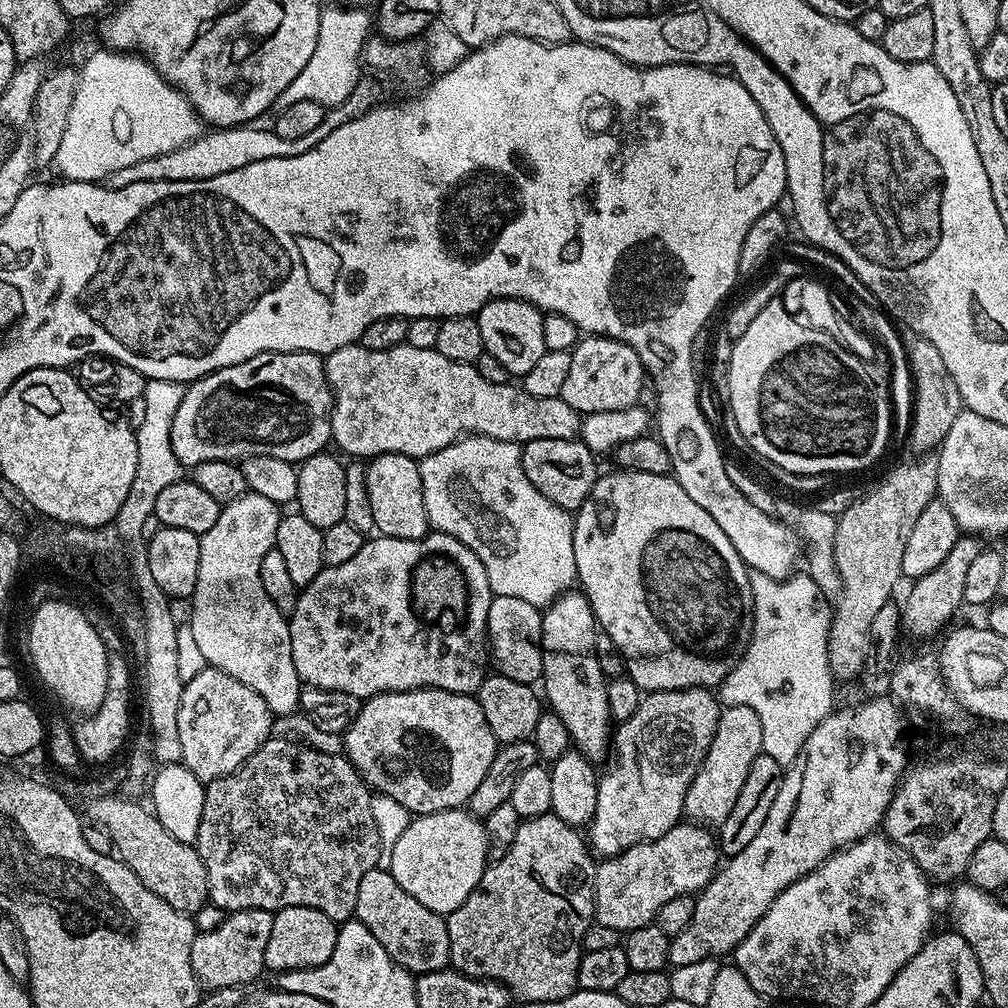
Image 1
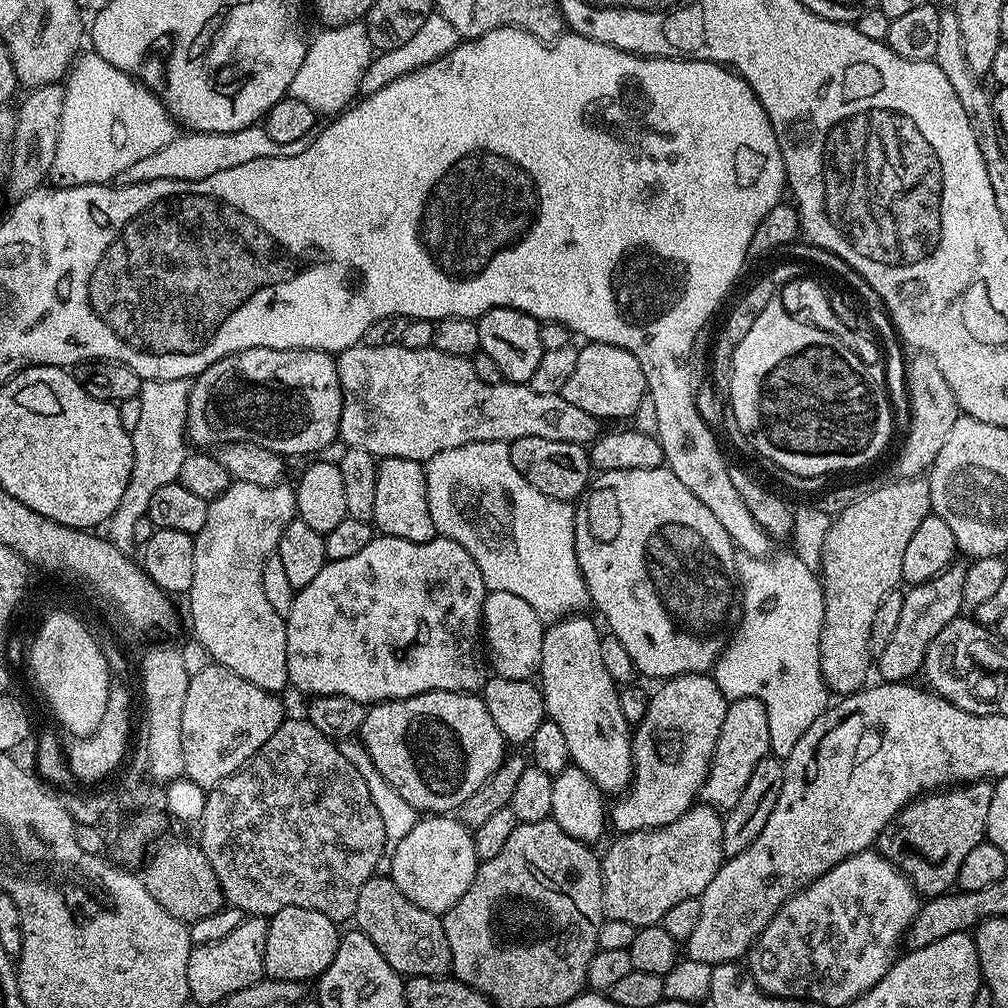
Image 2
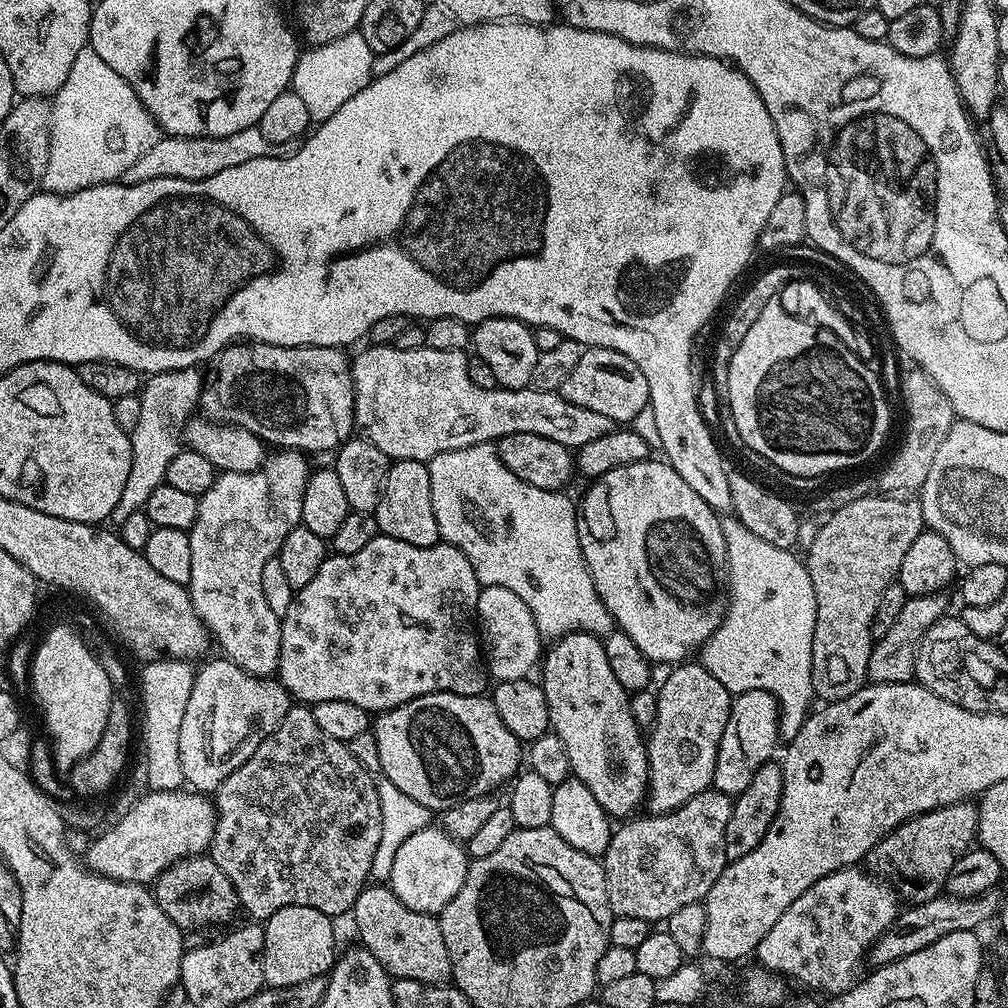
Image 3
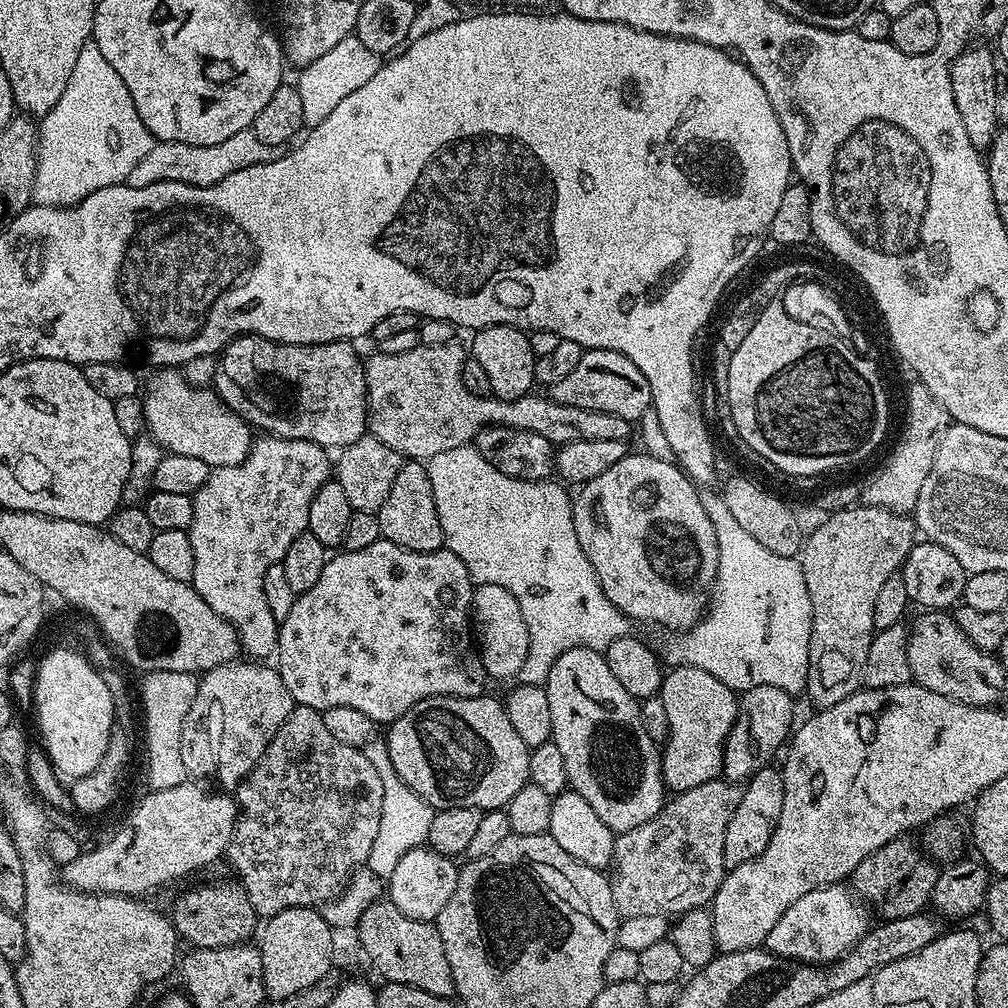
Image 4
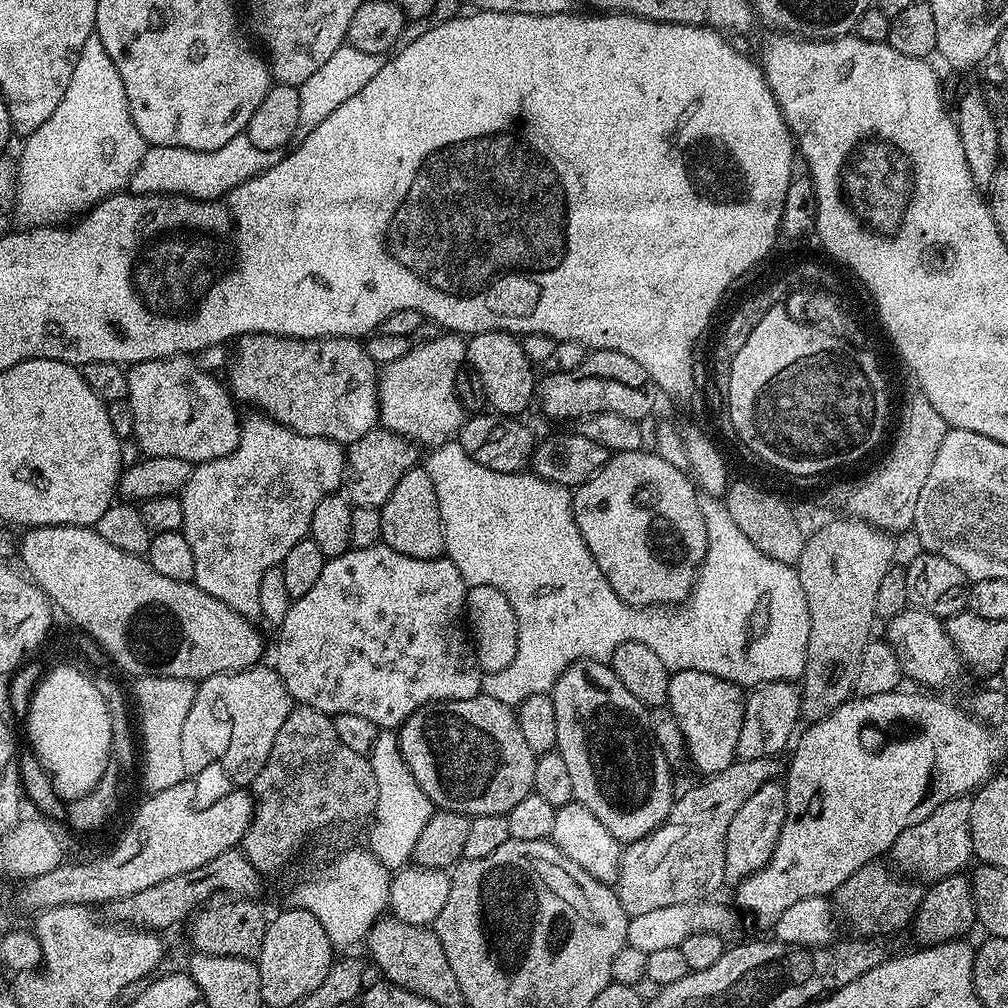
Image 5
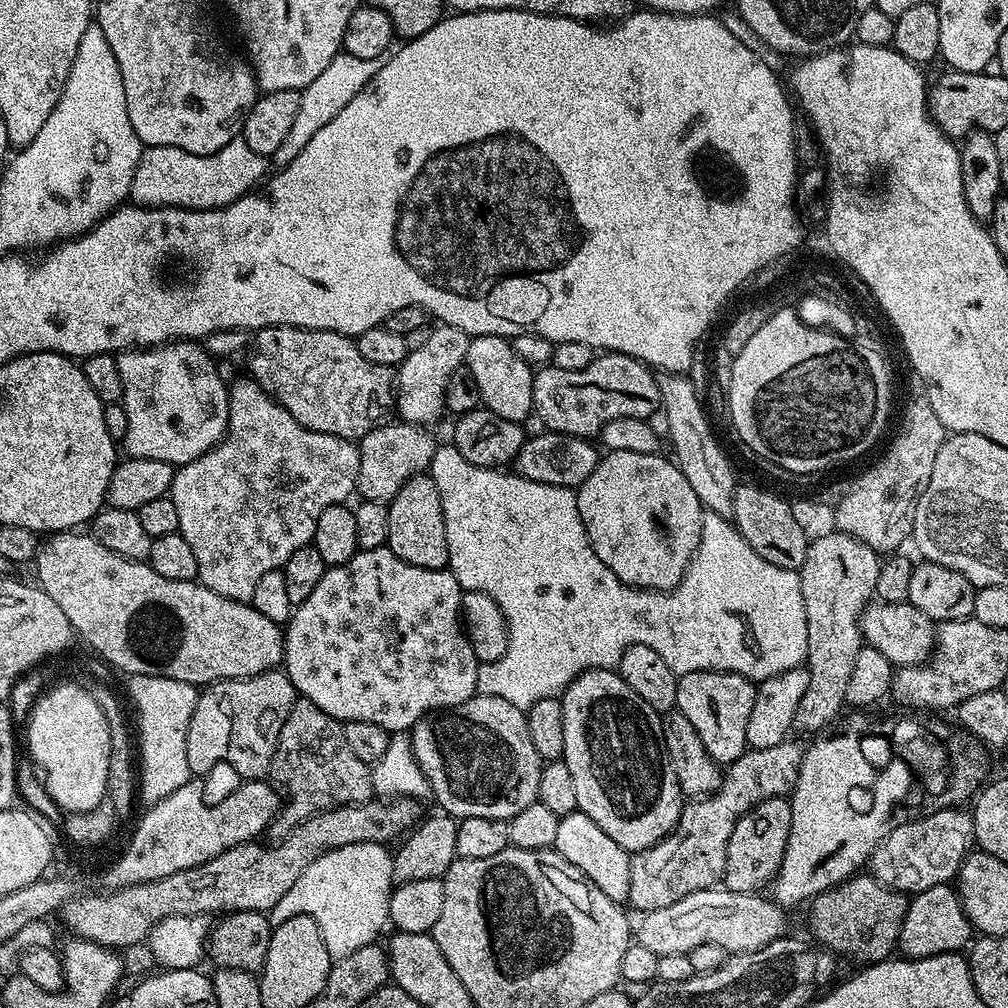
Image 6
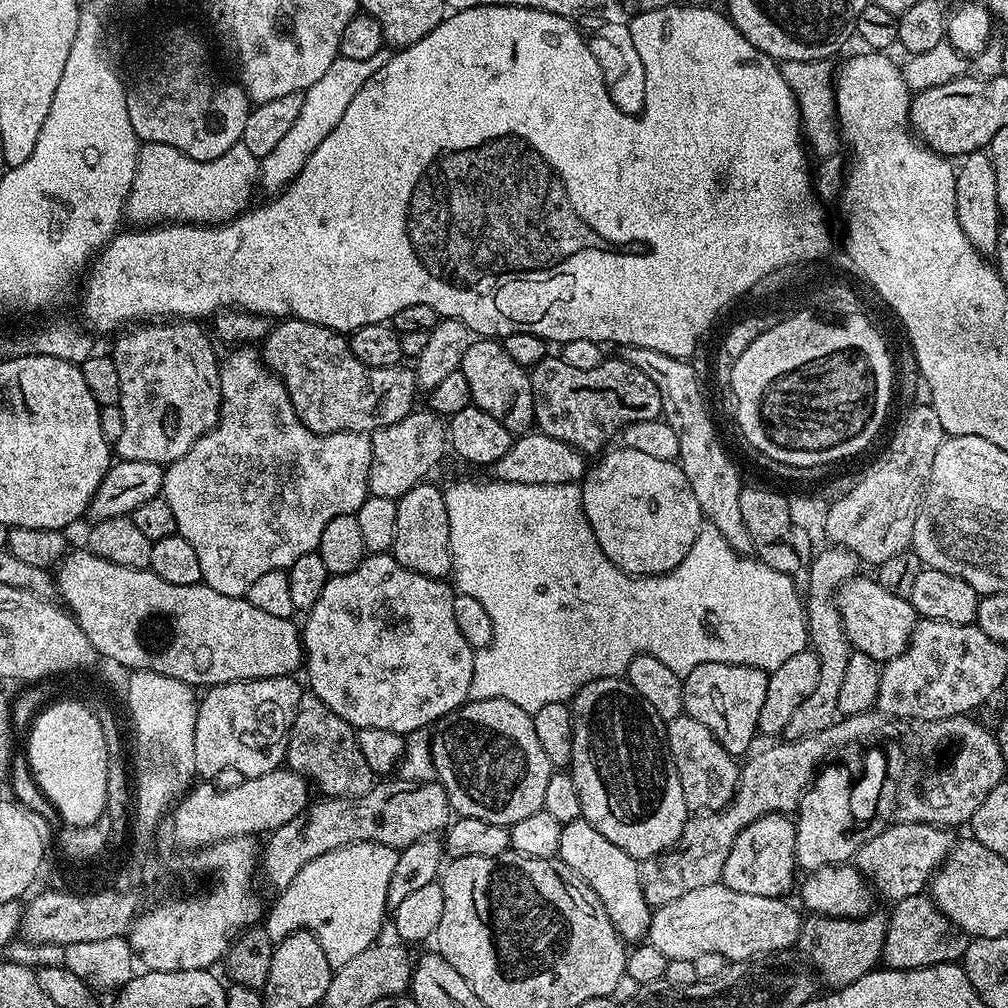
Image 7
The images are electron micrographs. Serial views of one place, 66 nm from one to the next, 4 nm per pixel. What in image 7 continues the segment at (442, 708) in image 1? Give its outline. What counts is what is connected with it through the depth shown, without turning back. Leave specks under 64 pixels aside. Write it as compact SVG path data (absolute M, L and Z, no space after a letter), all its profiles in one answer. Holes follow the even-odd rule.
M502 698L469 699L461 708L436 721L430 743L436 780L446 790L448 807L456 816L473 816L482 818L482 822L511 826L543 809L546 782L550 782L554 769L534 735L532 713L522 710L522 706L514 706L514 702Z

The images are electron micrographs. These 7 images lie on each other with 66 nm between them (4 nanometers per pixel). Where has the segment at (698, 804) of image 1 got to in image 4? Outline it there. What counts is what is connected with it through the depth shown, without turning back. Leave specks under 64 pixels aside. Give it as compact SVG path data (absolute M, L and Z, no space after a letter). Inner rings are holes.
M754 686L743 693L738 700L736 721L724 743L723 779L733 782L746 782L758 770L769 767L776 751L789 743L794 732L792 724L793 693L778 686Z

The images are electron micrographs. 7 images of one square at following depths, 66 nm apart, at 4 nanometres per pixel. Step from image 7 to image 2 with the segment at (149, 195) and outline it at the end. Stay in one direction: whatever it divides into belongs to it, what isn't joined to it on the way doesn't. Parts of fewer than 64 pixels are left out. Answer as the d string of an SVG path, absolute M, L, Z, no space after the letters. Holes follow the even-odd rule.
M262 126L243 128L237 132L185 131L183 134L177 134L170 142L166 142L166 146L162 146L162 150L154 150L154 154L149 154L146 158L141 158L139 162L133 162L127 170L122 170L122 174L116 176L115 183L121 185L154 182L155 180L201 180L202 178L210 178L210 174L231 170L233 166L243 166L246 162L254 162L254 158L302 154L302 150L306 150L306 146L310 146L311 141L312 136L307 136L306 138L297 138L294 142L274 142Z

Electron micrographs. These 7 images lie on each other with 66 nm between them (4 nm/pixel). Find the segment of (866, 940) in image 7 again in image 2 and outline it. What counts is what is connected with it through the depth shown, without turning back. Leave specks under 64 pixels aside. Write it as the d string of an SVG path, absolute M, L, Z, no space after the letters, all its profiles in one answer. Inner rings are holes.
M964 782L909 800L880 831L875 851L904 873L917 893L928 898L942 896L955 885L962 858L966 858L974 846L985 843L986 814L990 811L991 797L991 783Z

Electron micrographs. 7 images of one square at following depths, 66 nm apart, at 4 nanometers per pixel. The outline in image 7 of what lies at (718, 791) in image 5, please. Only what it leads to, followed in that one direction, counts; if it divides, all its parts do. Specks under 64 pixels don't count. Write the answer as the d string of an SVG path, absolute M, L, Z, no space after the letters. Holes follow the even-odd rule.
M745 759L740 770L740 783L727 808L693 815L684 824L680 840L673 848L640 864L640 885L646 902L653 909L661 908L682 898L682 894L690 894L690 890L721 883L722 866L726 866L726 854L730 854L734 838L759 816L780 814L780 806L793 804L799 808L803 797L804 794L796 796L796 782L768 782L768 760Z

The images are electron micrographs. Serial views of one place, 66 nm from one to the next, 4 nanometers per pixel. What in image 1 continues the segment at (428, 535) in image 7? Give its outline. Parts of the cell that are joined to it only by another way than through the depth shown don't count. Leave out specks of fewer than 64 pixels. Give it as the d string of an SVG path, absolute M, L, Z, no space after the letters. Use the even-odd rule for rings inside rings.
M383 452L366 464L366 494L370 494L370 514L374 514L374 529L390 538L421 540L428 535L430 525L426 502L422 502L422 474L420 465L406 454Z

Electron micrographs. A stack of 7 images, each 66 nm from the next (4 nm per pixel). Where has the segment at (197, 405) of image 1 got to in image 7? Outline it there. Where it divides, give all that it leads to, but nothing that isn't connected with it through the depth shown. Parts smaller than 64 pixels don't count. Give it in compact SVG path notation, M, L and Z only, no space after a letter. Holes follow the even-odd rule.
M284 318L273 323L262 341L262 359L281 380L290 394L290 402L298 418L312 432L363 432L371 434L382 426L402 422L414 410L418 385L411 367L375 368L354 358L347 339L341 333L314 322Z

